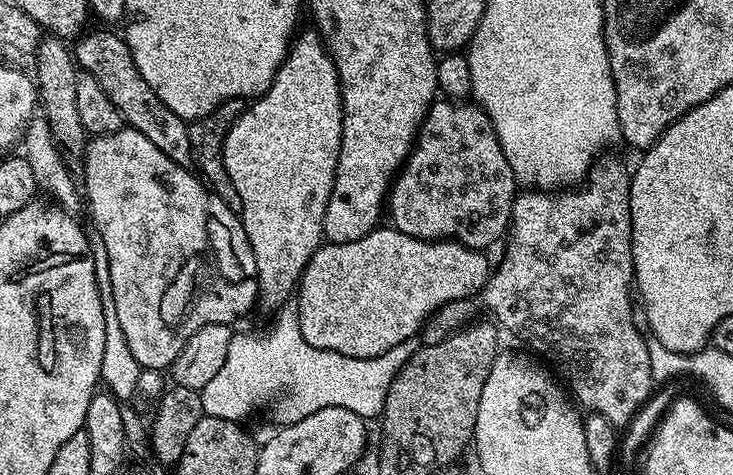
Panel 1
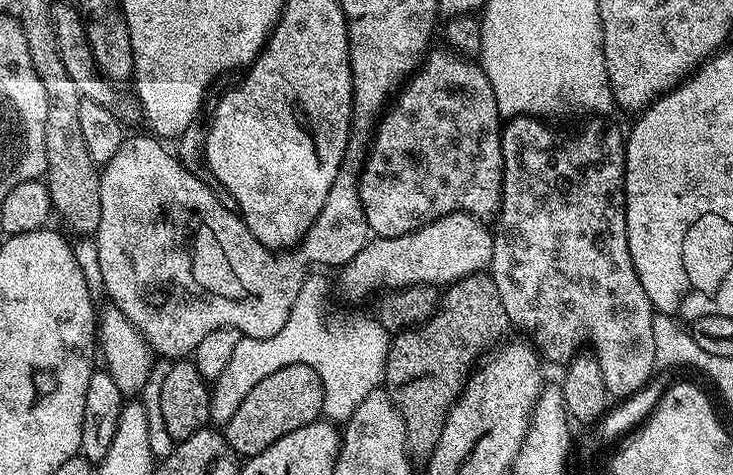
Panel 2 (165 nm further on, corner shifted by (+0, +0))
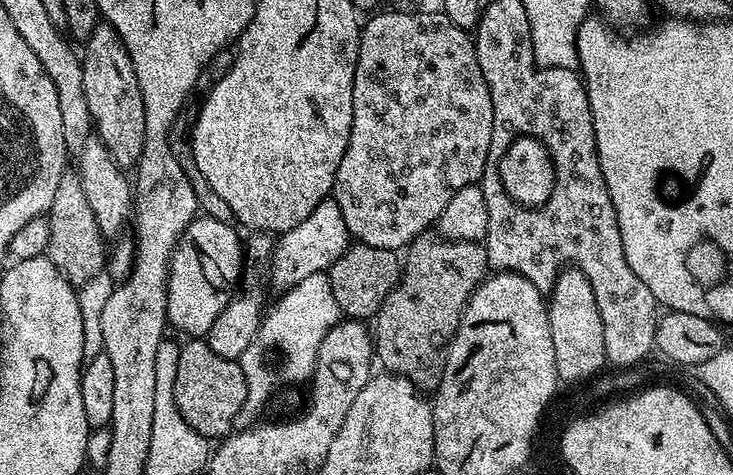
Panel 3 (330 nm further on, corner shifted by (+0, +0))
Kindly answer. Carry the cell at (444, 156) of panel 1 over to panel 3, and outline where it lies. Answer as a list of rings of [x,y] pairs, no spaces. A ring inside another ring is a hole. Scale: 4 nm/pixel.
[[[436,10],[436,12],[380,12],[380,13],[379,13],[379,12],[380,12],[380,11],[377,11],[377,12],[376,12],[376,13],[375,13],[375,14],[372,14],[372,15],[376,15],[376,14],[377,14],[377,16],[372,16],[372,17],[370,17],[370,18],[369,18],[369,20],[367,20],[367,19],[365,19],[365,20],[364,20],[364,21],[363,21],[363,24],[362,24],[362,27],[361,27],[361,29],[360,29],[360,49],[359,49],[359,50],[358,50],[358,62],[357,62],[357,63],[356,63],[356,69],[355,69],[355,70],[354,70],[354,118],[353,118],[353,119],[352,119],[352,129],[351,129],[351,130],[350,130],[350,142],[349,142],[349,143],[348,143],[348,145],[347,145],[347,146],[346,146],[346,154],[342,154],[342,162],[341,162],[341,163],[340,163],[340,165],[339,165],[339,166],[338,166],[338,174],[337,174],[337,175],[336,175],[336,181],[335,181],[335,182],[334,182],[334,186],[333,186],[333,187],[332,187],[332,196],[333,196],[333,197],[334,197],[334,199],[335,199],[335,202],[336,202],[336,205],[337,205],[337,206],[338,206],[338,210],[342,210],[342,218],[346,218],[346,226],[347,226],[347,227],[348,227],[348,234],[349,234],[349,237],[351,237],[351,239],[352,239],[352,240],[353,240],[353,241],[356,241],[356,242],[357,242],[357,241],[360,241],[360,242],[362,242],[362,243],[365,243],[365,244],[366,244],[366,246],[378,246],[378,247],[386,247],[386,248],[391,248],[391,249],[395,249],[395,250],[404,250],[404,249],[407,249],[407,247],[408,247],[408,245],[409,245],[409,244],[411,244],[411,243],[412,243],[412,241],[413,241],[413,240],[415,240],[415,239],[416,239],[416,237],[417,237],[417,236],[422,236],[422,235],[425,235],[425,233],[427,233],[427,232],[428,232],[428,231],[429,231],[429,229],[431,229],[431,228],[428,228],[428,227],[430,227],[430,226],[431,226],[431,224],[432,224],[432,227],[433,227],[433,225],[435,225],[435,224],[436,224],[436,223],[437,223],[437,221],[439,221],[439,218],[440,218],[440,215],[441,215],[441,214],[442,214],[442,210],[446,210],[446,206],[447,206],[447,205],[448,205],[448,203],[449,203],[449,202],[450,202],[450,198],[454,198],[454,194],[458,194],[458,190],[462,190],[462,189],[463,189],[463,188],[465,188],[465,187],[466,187],[466,186],[470,186],[470,185],[471,185],[471,184],[480,184],[480,183],[481,183],[481,181],[483,181],[483,179],[484,179],[484,167],[485,167],[485,166],[486,166],[486,162],[487,162],[487,161],[488,161],[488,151],[489,151],[489,150],[490,150],[490,134],[491,134],[491,133],[492,133],[492,131],[493,131],[493,130],[494,130],[494,106],[493,106],[493,105],[492,105],[492,99],[491,99],[491,98],[490,98],[490,86],[489,86],[489,85],[488,85],[488,83],[487,83],[487,82],[486,82],[486,78],[485,78],[485,77],[484,77],[484,75],[483,75],[483,74],[482,74],[482,66],[478,66],[478,54],[477,54],[477,53],[476,53],[476,42],[475,42],[475,39],[473,39],[473,37],[472,37],[472,36],[471,36],[471,35],[470,35],[470,32],[469,32],[469,29],[466,29],[466,28],[459,28],[459,27],[458,27],[458,26],[454,26],[454,22],[450,22],[450,18],[449,18],[449,17],[448,17],[448,16],[447,16],[447,14],[446,14],[446,13],[445,13],[445,12],[443,12],[443,10]]]

